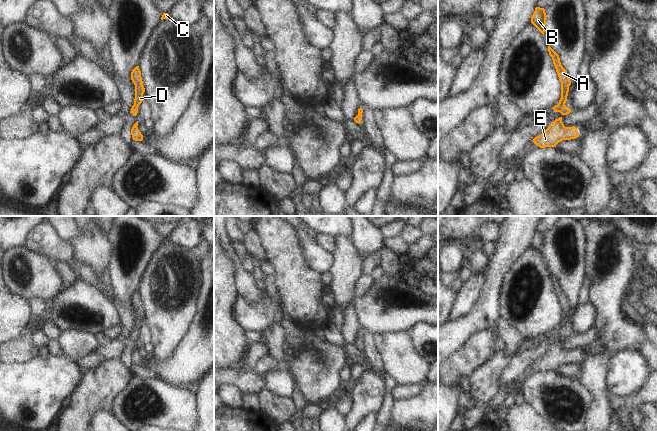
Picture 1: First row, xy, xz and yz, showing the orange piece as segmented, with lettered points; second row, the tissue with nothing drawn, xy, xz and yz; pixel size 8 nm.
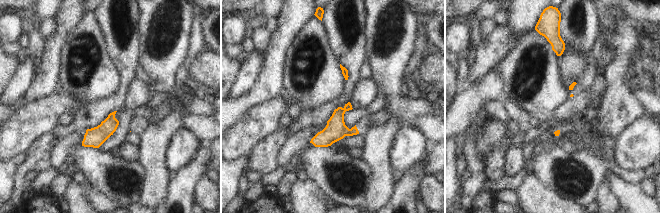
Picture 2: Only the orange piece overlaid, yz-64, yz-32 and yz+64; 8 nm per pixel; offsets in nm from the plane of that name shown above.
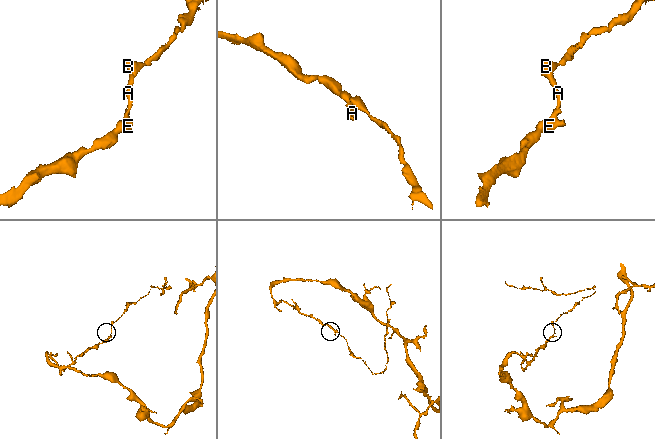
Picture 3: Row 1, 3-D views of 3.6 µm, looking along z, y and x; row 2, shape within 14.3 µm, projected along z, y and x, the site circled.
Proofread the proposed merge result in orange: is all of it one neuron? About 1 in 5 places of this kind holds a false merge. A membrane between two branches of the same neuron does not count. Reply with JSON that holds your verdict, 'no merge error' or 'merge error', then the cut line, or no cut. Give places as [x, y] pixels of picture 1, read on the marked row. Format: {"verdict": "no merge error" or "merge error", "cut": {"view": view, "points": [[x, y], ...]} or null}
{"verdict": "no merge error", "cut": null}

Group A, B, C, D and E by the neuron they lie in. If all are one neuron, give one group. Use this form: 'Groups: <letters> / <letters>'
Groups: A B C D E

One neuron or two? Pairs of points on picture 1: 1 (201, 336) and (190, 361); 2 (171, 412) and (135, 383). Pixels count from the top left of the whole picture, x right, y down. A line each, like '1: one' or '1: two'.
1: one
2: one

